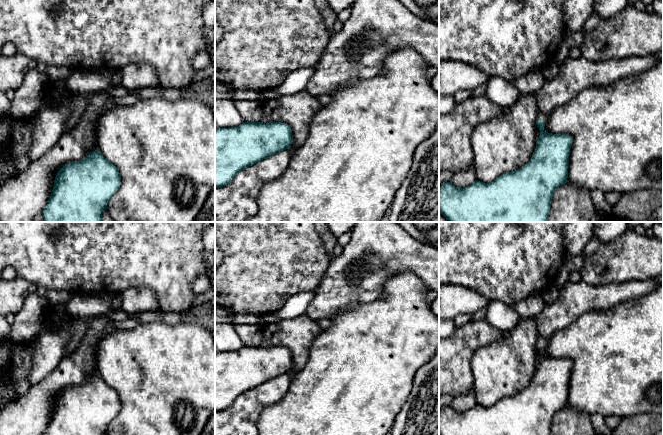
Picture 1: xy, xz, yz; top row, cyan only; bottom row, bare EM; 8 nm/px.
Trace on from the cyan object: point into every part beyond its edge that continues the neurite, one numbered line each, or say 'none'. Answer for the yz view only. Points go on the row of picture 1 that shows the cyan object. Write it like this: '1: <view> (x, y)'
1: yz (540, 116)

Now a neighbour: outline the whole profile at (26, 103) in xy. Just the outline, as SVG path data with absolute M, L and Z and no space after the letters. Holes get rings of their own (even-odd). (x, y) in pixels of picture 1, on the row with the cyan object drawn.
M36 68L28 70L22 84L14 90L9 115L16 119L33 117L41 108L40 102L47 84L45 72Z

